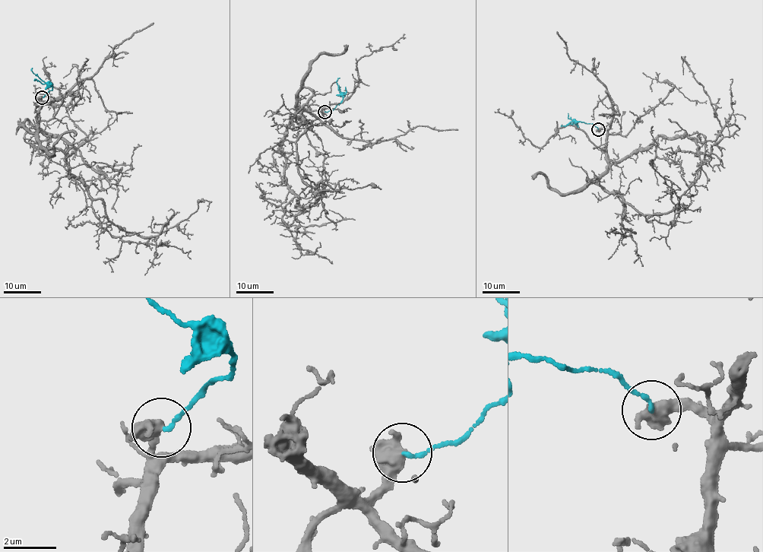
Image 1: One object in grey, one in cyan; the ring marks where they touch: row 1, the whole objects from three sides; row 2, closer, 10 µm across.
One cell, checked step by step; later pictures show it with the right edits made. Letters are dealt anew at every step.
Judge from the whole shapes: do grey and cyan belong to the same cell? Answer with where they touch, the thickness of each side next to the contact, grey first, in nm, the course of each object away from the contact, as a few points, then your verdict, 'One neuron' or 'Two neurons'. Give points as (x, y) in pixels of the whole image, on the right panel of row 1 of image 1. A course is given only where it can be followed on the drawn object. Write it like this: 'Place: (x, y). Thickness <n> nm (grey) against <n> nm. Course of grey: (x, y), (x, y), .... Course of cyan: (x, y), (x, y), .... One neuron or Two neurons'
Place: (598, 129). Thickness 650 nm (grey) against 160 nm. Course of grey: (598, 128), (606, 131), (607, 171), (586, 181), (644, 214), (672, 212), (679, 198), (650, 160), (654, 169). Course of cyan: (598, 128), (591, 123), (568, 118), (568, 112). Two neurons

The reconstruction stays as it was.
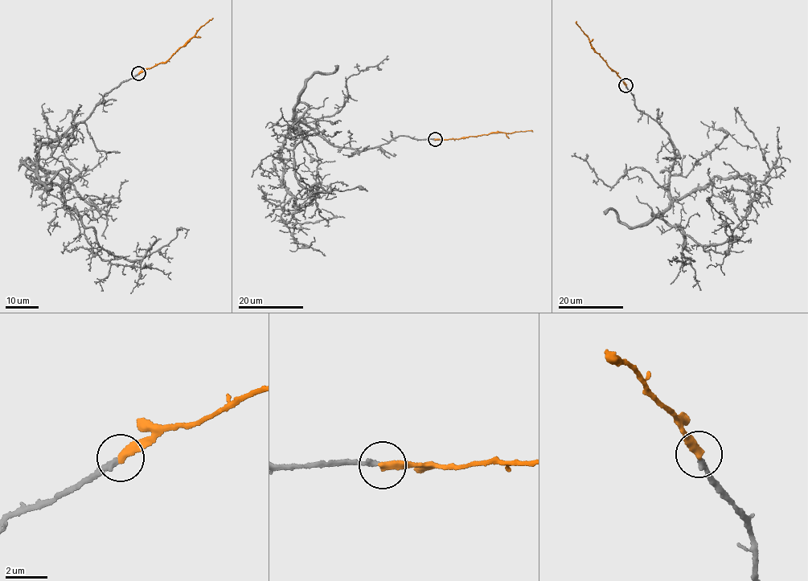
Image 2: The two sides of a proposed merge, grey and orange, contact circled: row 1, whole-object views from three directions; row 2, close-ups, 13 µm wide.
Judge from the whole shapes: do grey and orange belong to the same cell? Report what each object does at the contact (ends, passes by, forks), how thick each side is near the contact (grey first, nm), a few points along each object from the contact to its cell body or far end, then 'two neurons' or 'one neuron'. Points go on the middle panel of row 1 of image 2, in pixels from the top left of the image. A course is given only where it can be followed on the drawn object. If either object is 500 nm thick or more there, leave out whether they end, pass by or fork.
grey ends; orange ends; calibres 240 and 400 nm; course grey (434, 139), (334, 146), (293, 118), (298, 104), (307, 107), (293, 149), (297, 181), (313, 192), (359, 190); course orange (435, 139), (533, 131); one neuron

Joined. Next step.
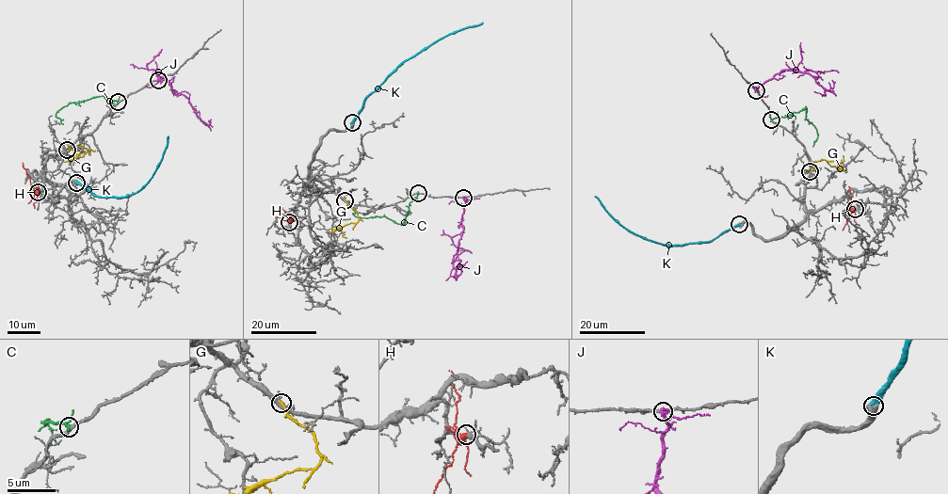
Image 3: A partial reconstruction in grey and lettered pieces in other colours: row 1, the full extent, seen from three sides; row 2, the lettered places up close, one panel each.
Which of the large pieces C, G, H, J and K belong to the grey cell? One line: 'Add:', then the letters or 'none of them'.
Add: none of them

